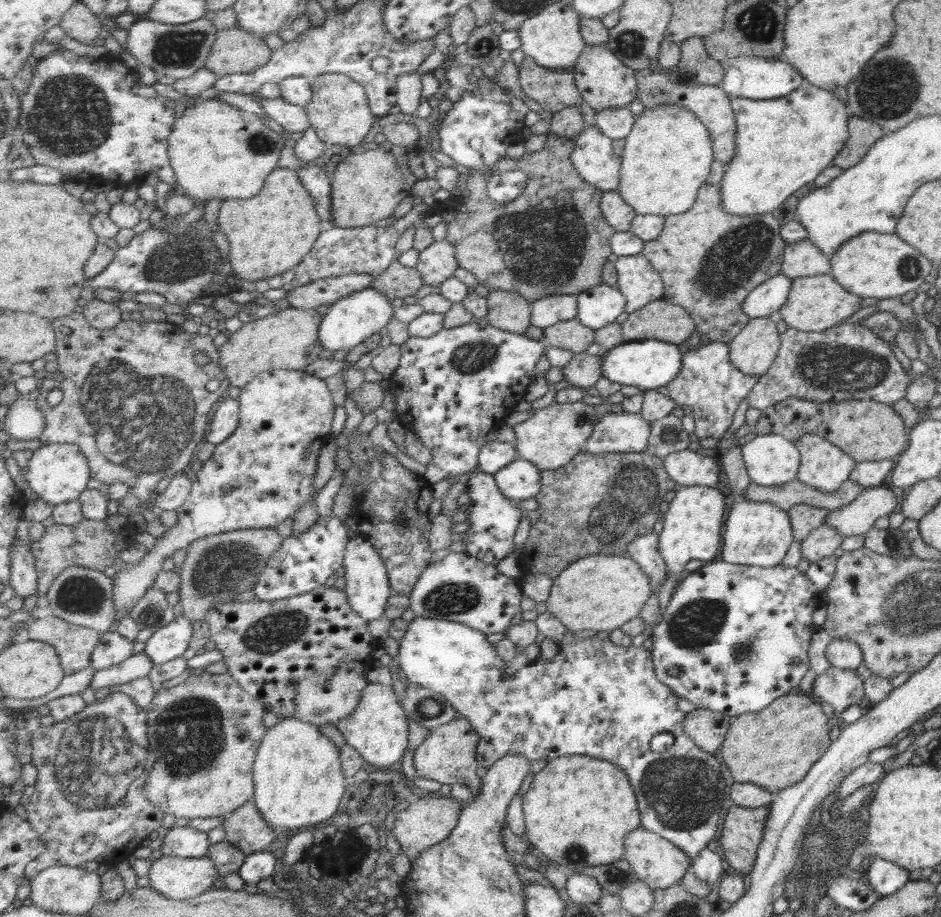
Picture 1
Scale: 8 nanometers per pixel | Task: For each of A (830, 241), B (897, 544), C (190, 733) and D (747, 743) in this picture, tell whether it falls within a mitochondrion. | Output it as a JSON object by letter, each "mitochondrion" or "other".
{"A":"other","B":"mitochondrion","C":"mitochondrion","D":"other"}

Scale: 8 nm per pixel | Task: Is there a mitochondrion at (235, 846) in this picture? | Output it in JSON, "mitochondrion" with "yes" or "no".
{"mitochondrion":"no"}

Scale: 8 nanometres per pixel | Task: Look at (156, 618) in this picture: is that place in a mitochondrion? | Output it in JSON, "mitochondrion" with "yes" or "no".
{"mitochondrion":"no"}

